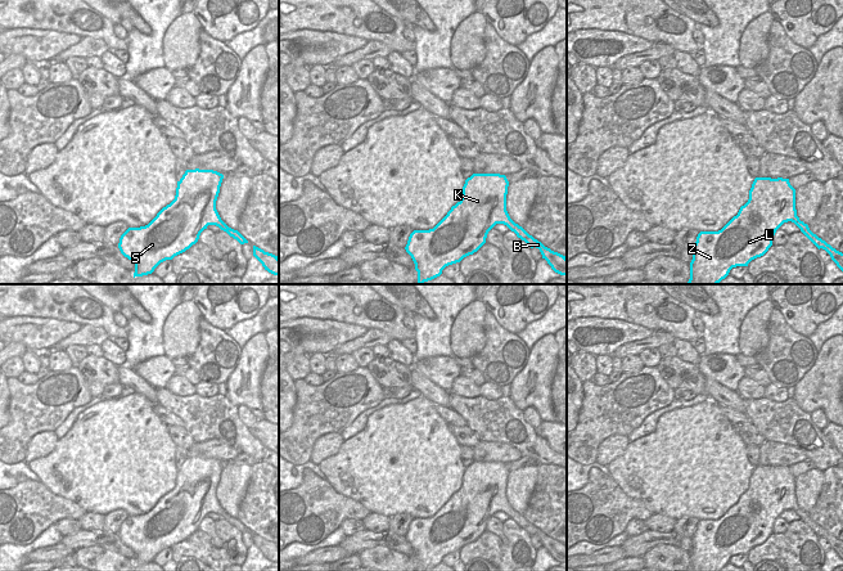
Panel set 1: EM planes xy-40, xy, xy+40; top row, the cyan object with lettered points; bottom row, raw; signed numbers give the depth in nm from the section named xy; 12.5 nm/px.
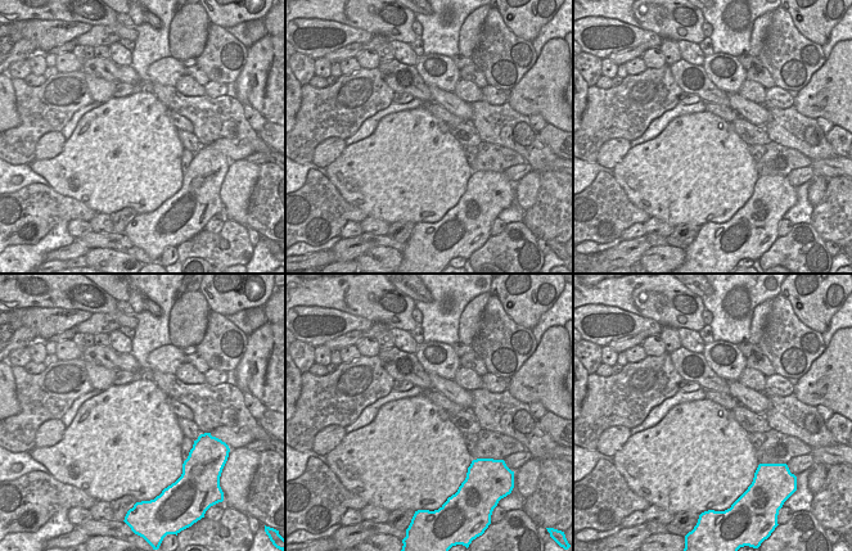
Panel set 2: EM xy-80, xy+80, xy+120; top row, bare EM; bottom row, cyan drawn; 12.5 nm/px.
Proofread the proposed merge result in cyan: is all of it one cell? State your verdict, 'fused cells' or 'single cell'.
single cell

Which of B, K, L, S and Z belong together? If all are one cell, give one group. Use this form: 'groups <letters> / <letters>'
groups B K L S Z

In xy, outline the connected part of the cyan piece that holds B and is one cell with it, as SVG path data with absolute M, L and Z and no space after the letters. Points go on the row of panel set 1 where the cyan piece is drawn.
M473 174L465 180L461 199L429 230L414 230L405 247L418 271L418 284L477 252L496 224L506 225L531 248L540 249L551 269L567 275L567 257L545 247L515 224L506 211L509 181L500 174Z

